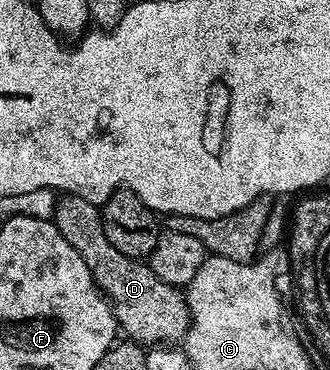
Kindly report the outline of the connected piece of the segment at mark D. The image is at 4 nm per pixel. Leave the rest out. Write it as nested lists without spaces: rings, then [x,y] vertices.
[[[63,194],[58,197],[53,219],[57,230],[61,230],[61,238],[65,238],[65,242],[81,254],[85,266],[89,266],[95,285],[115,312],[116,325],[127,331],[128,341],[140,346],[167,346],[186,337],[187,328],[191,325],[186,295],[173,285],[161,282],[161,278],[153,274],[150,263],[130,260],[113,247],[113,242],[105,238],[103,213],[96,205]]]

